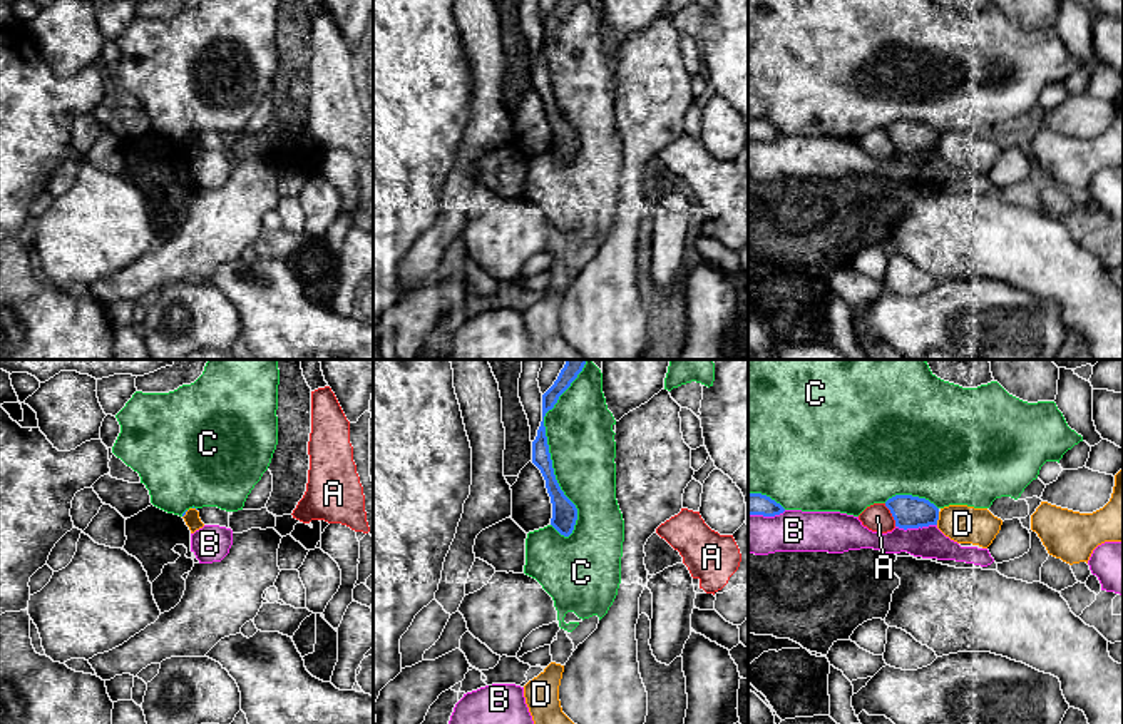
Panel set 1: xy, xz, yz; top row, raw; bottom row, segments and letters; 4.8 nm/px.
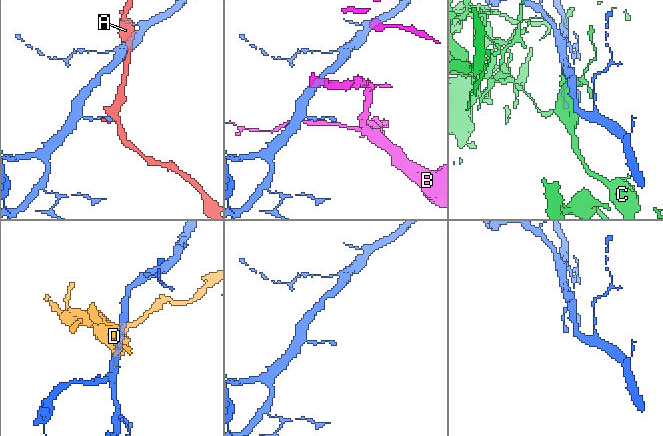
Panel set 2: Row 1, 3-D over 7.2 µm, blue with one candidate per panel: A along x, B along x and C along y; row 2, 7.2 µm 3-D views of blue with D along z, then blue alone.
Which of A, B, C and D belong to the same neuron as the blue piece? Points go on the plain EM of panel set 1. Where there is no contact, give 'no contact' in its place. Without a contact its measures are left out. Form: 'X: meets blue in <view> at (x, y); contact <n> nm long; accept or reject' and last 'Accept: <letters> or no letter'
A: meets blue in yz at (892, 141); contact 130 nm long; reject
B: meets blue in yz at (916, 152); contact 200 nm long; reject
C: meets blue in xz at (549, 82); contact 800 nm long; reject
D: meets blue in yz at (938, 144); contact 70 nm long; reject
Accept: no letter

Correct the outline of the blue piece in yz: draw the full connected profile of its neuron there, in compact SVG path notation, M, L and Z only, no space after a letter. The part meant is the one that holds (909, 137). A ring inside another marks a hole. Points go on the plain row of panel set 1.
M895 120L885 127L890 135L895 152L899 154L922 154L937 150L939 134L926 124L912 120Z

